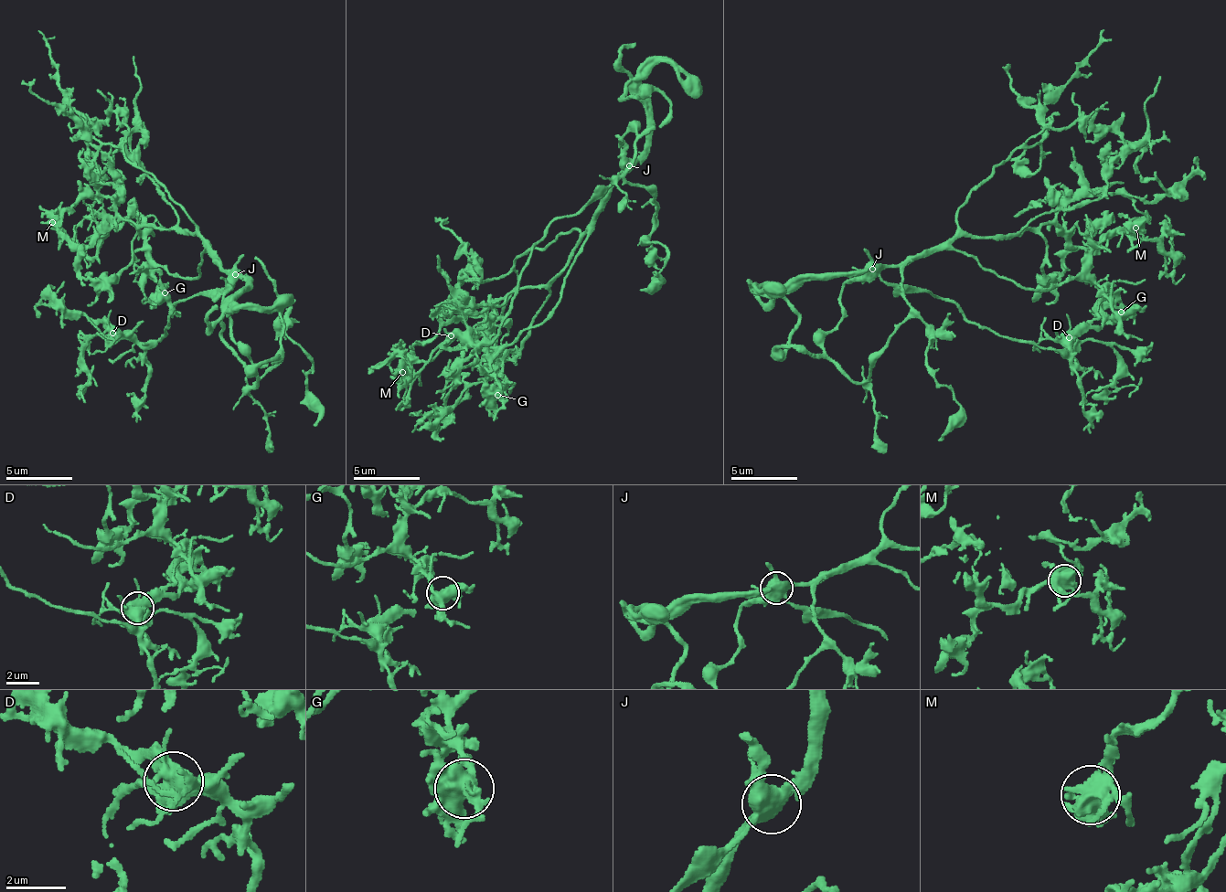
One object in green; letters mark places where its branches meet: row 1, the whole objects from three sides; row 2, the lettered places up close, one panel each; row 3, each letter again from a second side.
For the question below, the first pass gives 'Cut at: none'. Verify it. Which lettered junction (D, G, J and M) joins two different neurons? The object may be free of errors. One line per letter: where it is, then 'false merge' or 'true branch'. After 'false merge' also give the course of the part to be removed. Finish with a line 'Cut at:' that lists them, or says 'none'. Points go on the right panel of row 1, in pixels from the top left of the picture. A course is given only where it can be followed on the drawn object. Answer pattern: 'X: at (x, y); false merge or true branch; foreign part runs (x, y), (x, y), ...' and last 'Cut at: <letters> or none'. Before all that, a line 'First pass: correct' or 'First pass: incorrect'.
First pass: correct
D: at (1069, 337); true branch
G: at (1121, 312); true branch
J: at (872, 269); true branch
M: at (1135, 228); true branch
Cut at: none

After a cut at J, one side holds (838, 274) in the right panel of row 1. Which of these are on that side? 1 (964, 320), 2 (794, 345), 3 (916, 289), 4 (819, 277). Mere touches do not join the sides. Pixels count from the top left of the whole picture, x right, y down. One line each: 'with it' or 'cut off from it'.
1: with it
2: with it
3: with it
4: with it

